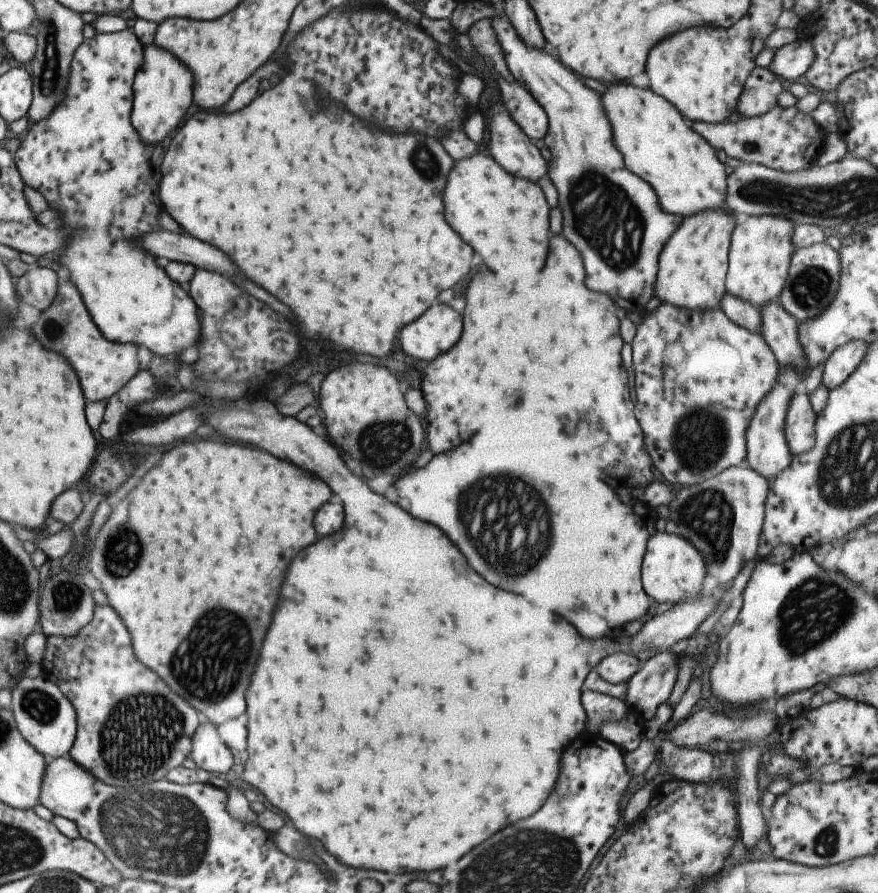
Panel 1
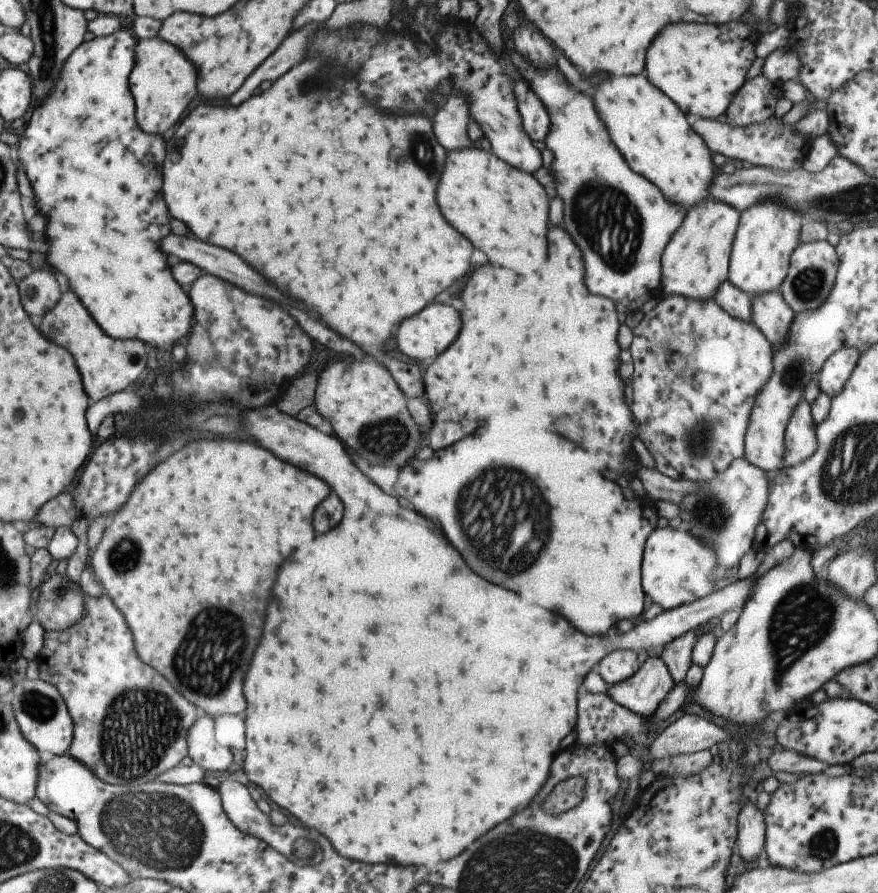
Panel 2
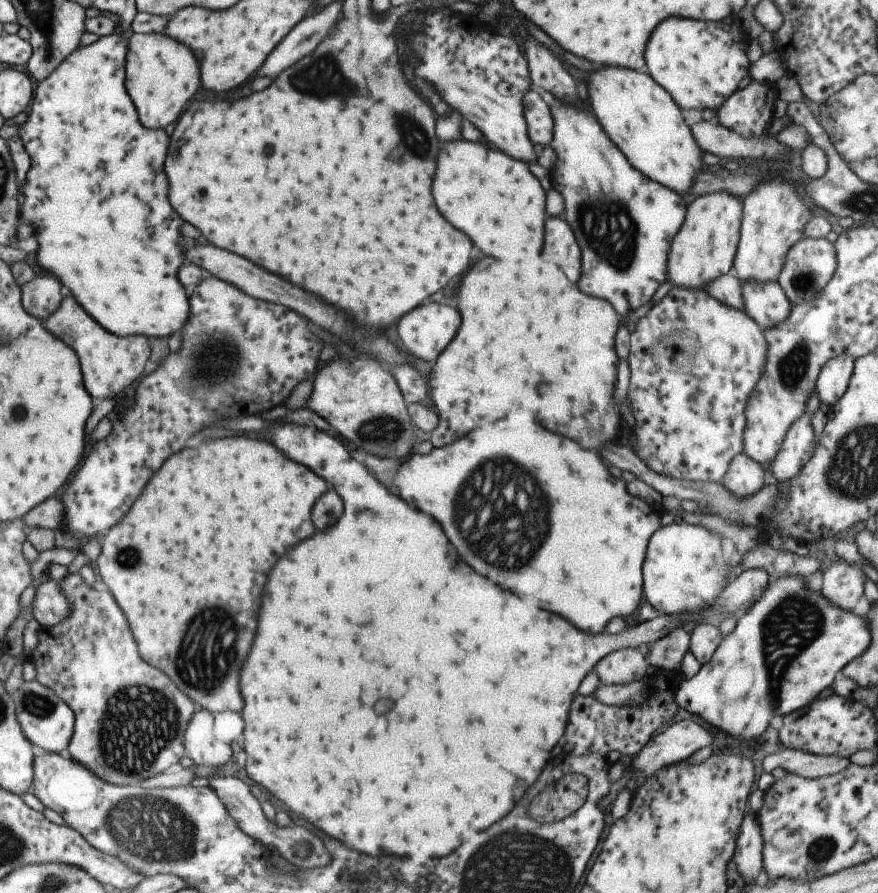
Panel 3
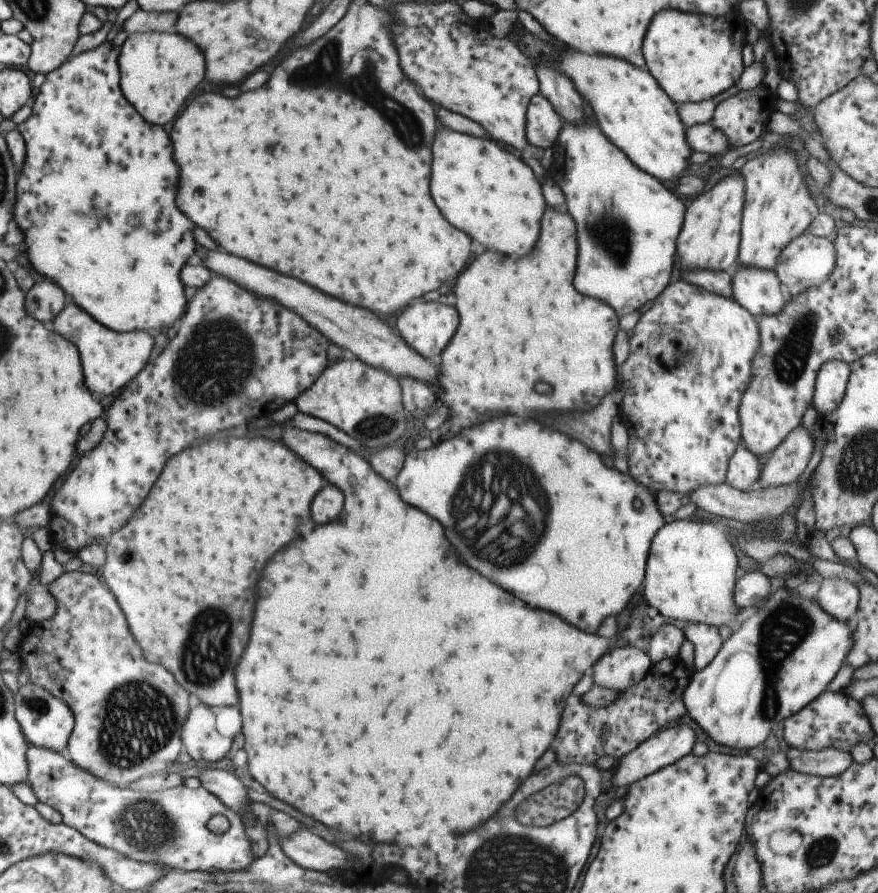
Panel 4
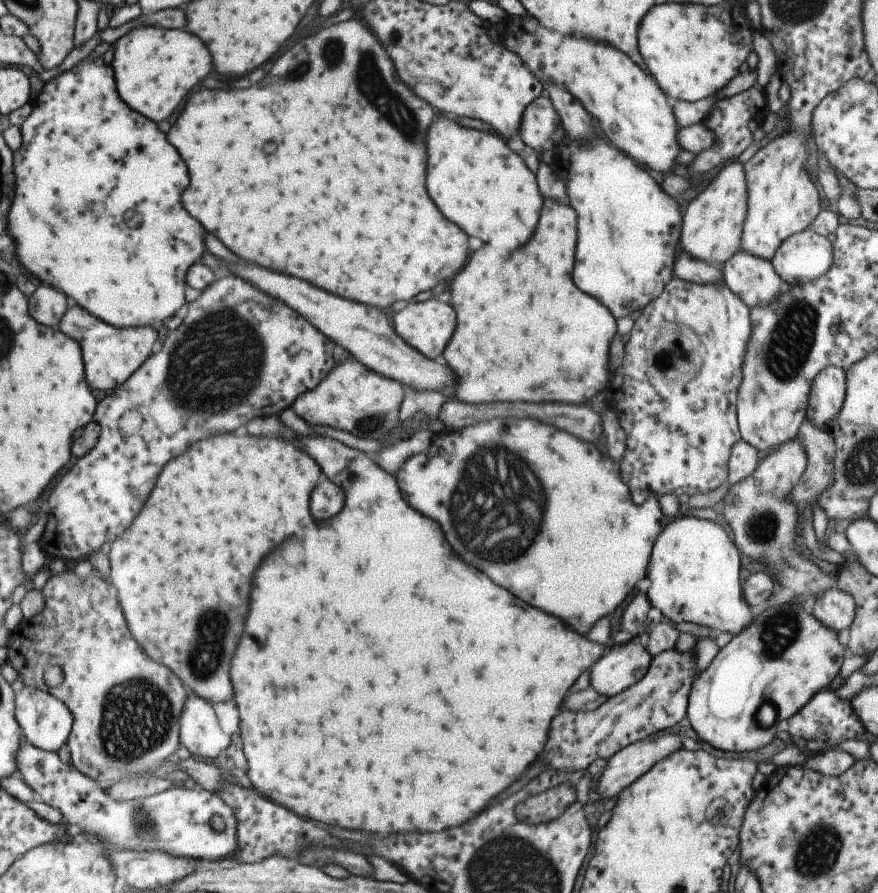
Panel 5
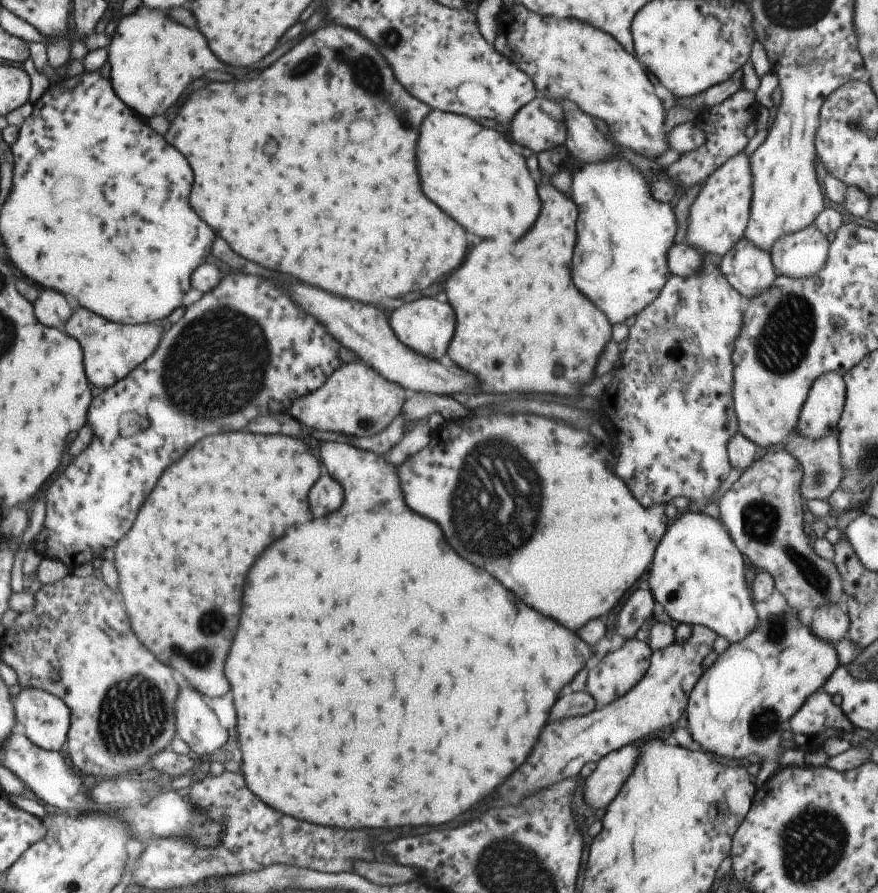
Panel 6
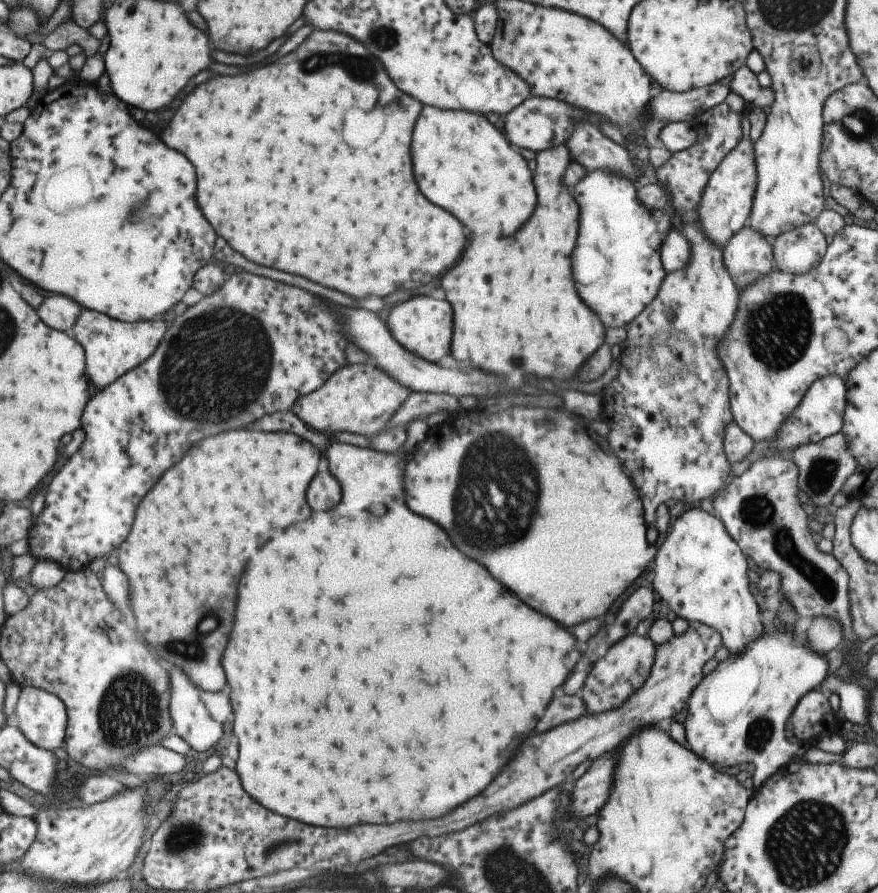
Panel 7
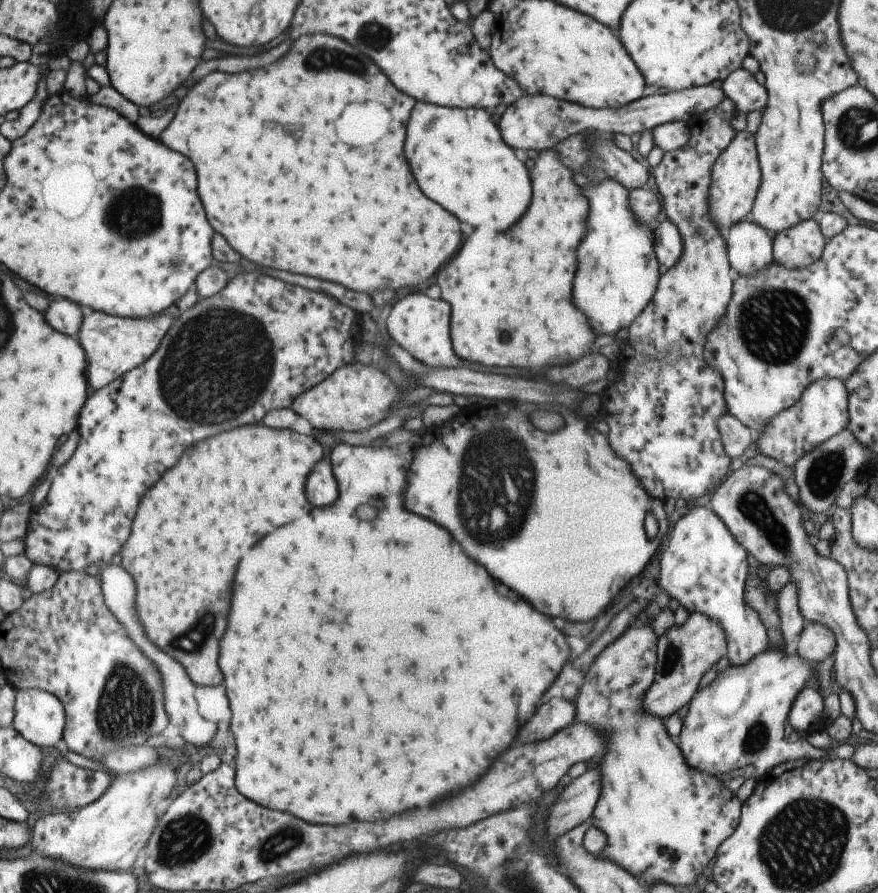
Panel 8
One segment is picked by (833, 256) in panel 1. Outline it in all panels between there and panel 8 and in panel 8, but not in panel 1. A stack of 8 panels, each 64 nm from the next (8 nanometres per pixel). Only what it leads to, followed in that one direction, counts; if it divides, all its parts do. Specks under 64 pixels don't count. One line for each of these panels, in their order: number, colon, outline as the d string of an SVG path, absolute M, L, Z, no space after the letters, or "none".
2: M827 240L823 242L805 242L799 244L789 258L789 270L785 280L779 286L779 292L783 294L785 302L791 306L791 310L795 314L799 312L807 312L807 310L817 310L821 306L821 302L825 302L825 298L829 296L835 276L837 276L837 252L835 246L829 246Z
3: M803 236L795 246L791 246L787 250L785 262L781 266L781 274L777 278L777 284L781 286L781 290L789 298L791 306L797 306L801 302L811 302L811 298L815 298L815 294L821 294L821 290L831 280L835 268L837 268L835 246L831 242L827 242L825 238L815 240L815 238Z
4: M805 232L799 238L793 238L781 250L773 272L779 276L781 284L785 284L789 288L791 296L795 298L801 292L823 284L829 278L829 274L833 272L833 268L835 268L835 248L833 248L833 242L829 242L827 238L817 238L817 236Z
5: M811 228L777 246L771 266L787 286L801 286L821 278L833 264L833 244Z
6: M815 226L779 238L771 246L771 264L779 276L801 280L817 274L829 256L829 244Z
7: M803 224L773 238L771 250L775 270L797 276L815 270L815 266L823 260L827 244L815 224Z
8: M813 218L803 220L787 230L781 230L773 238L773 264L781 268L805 268L821 258L825 240Z

